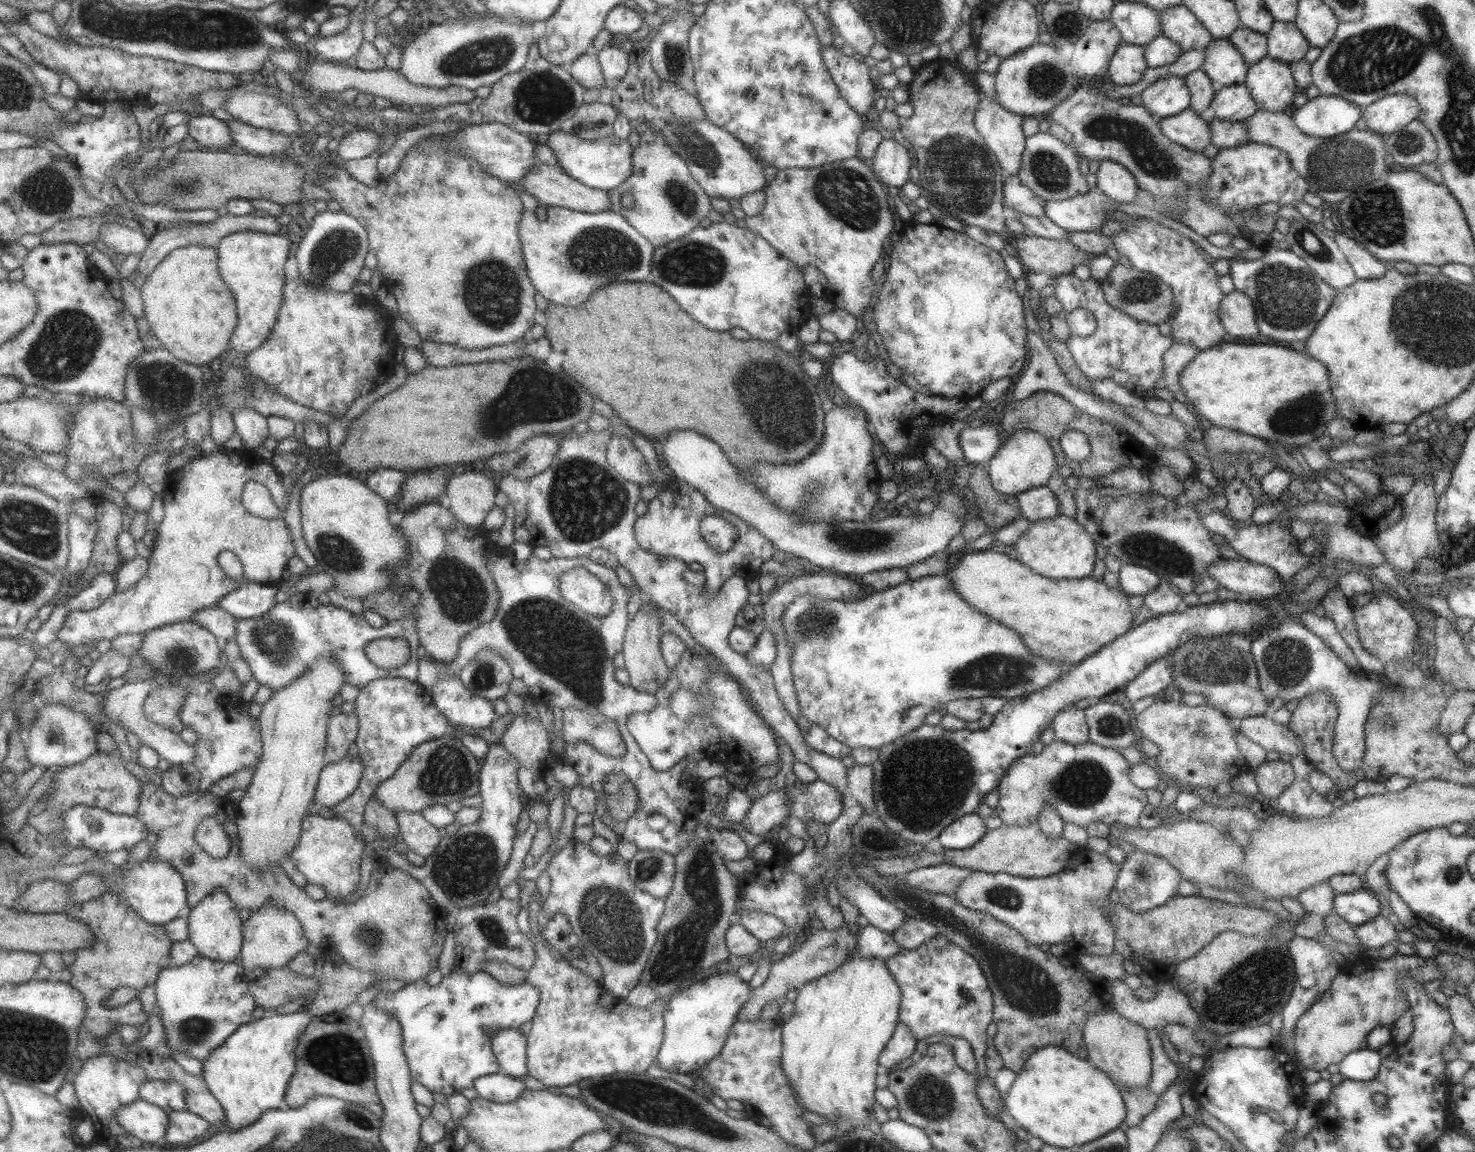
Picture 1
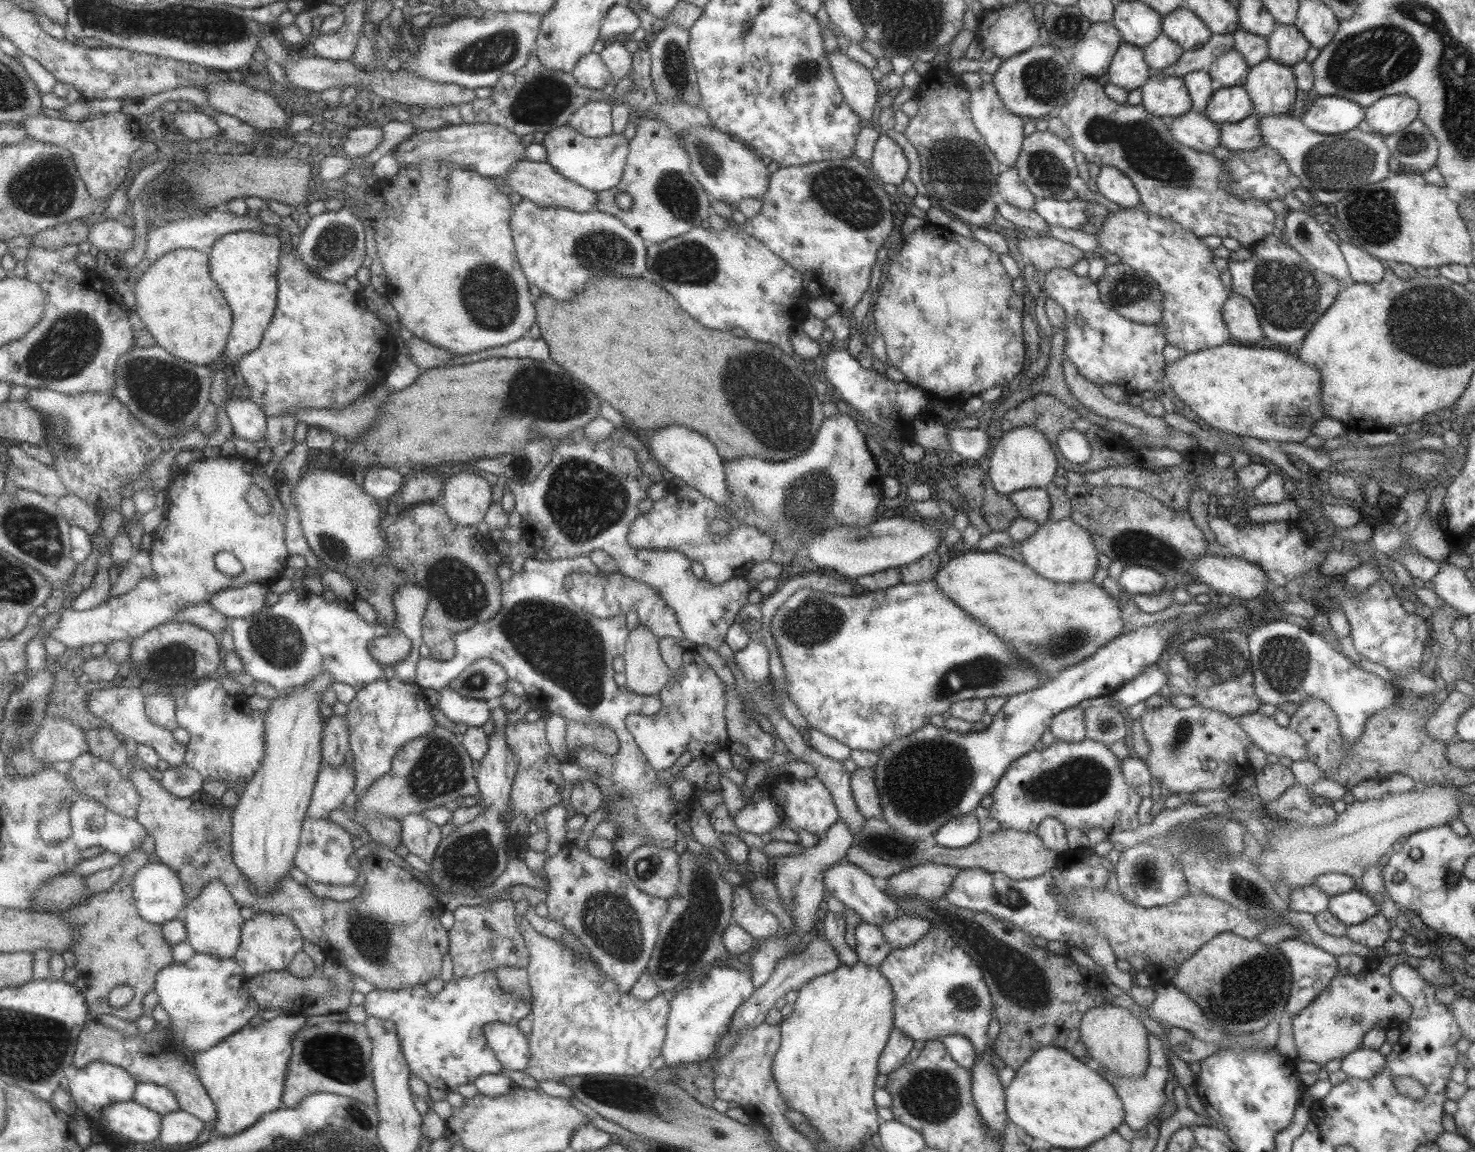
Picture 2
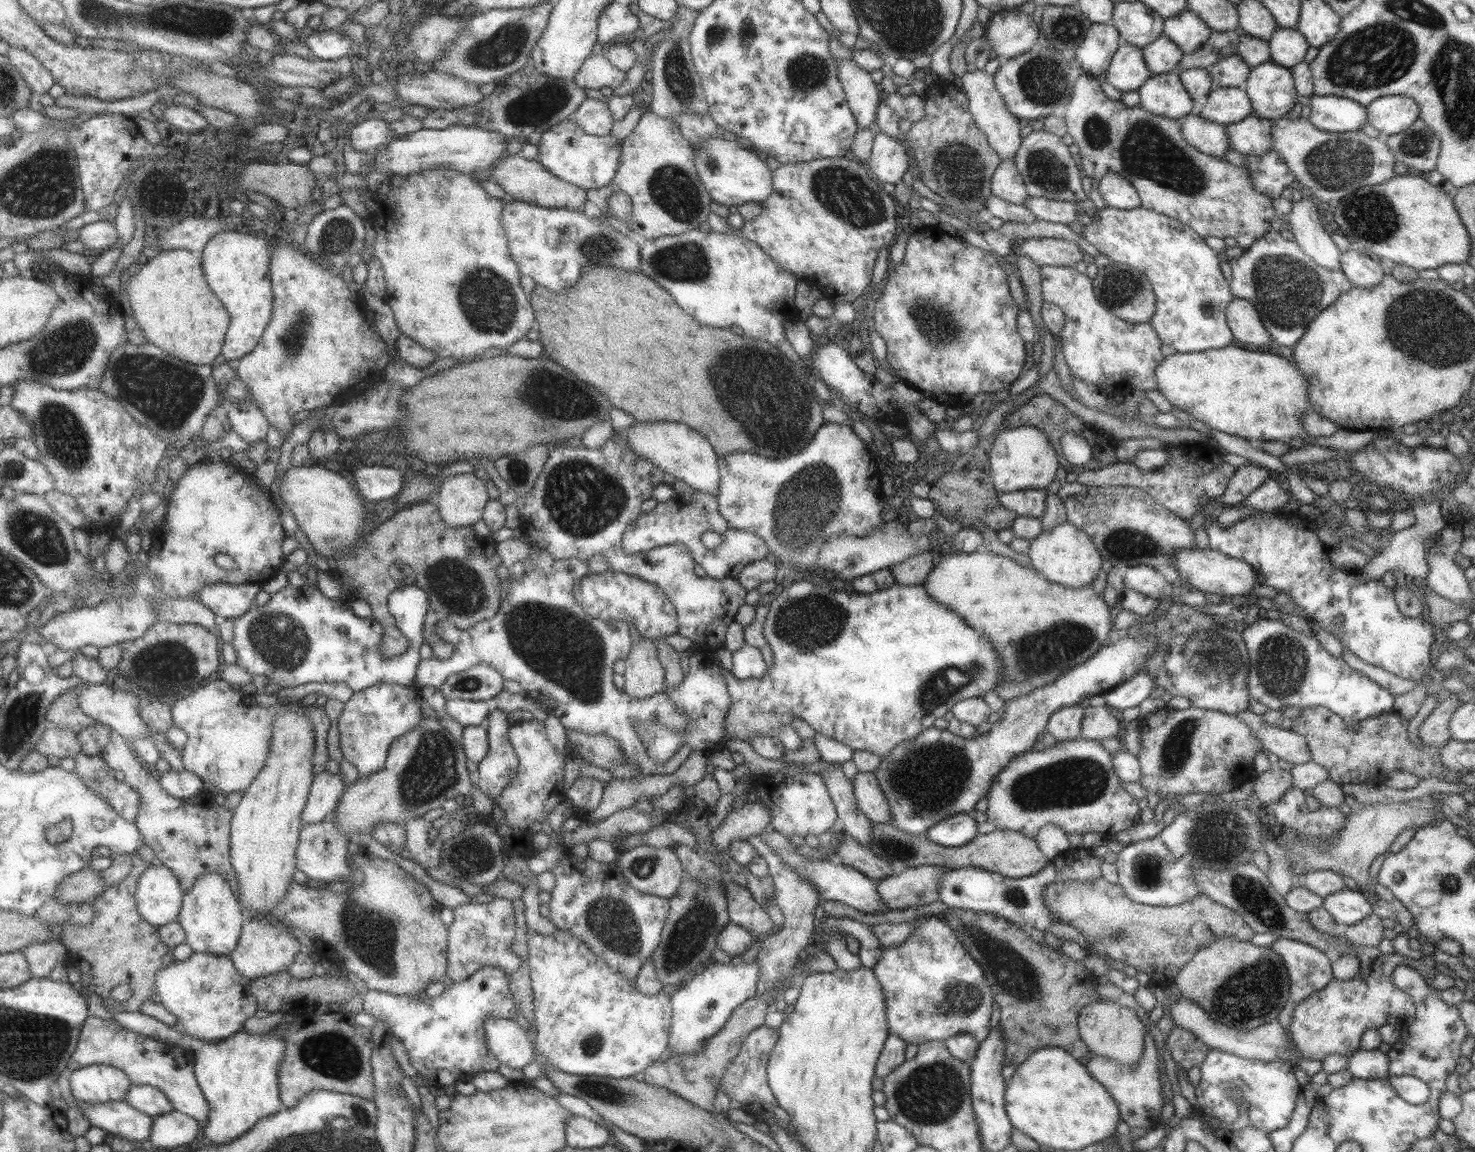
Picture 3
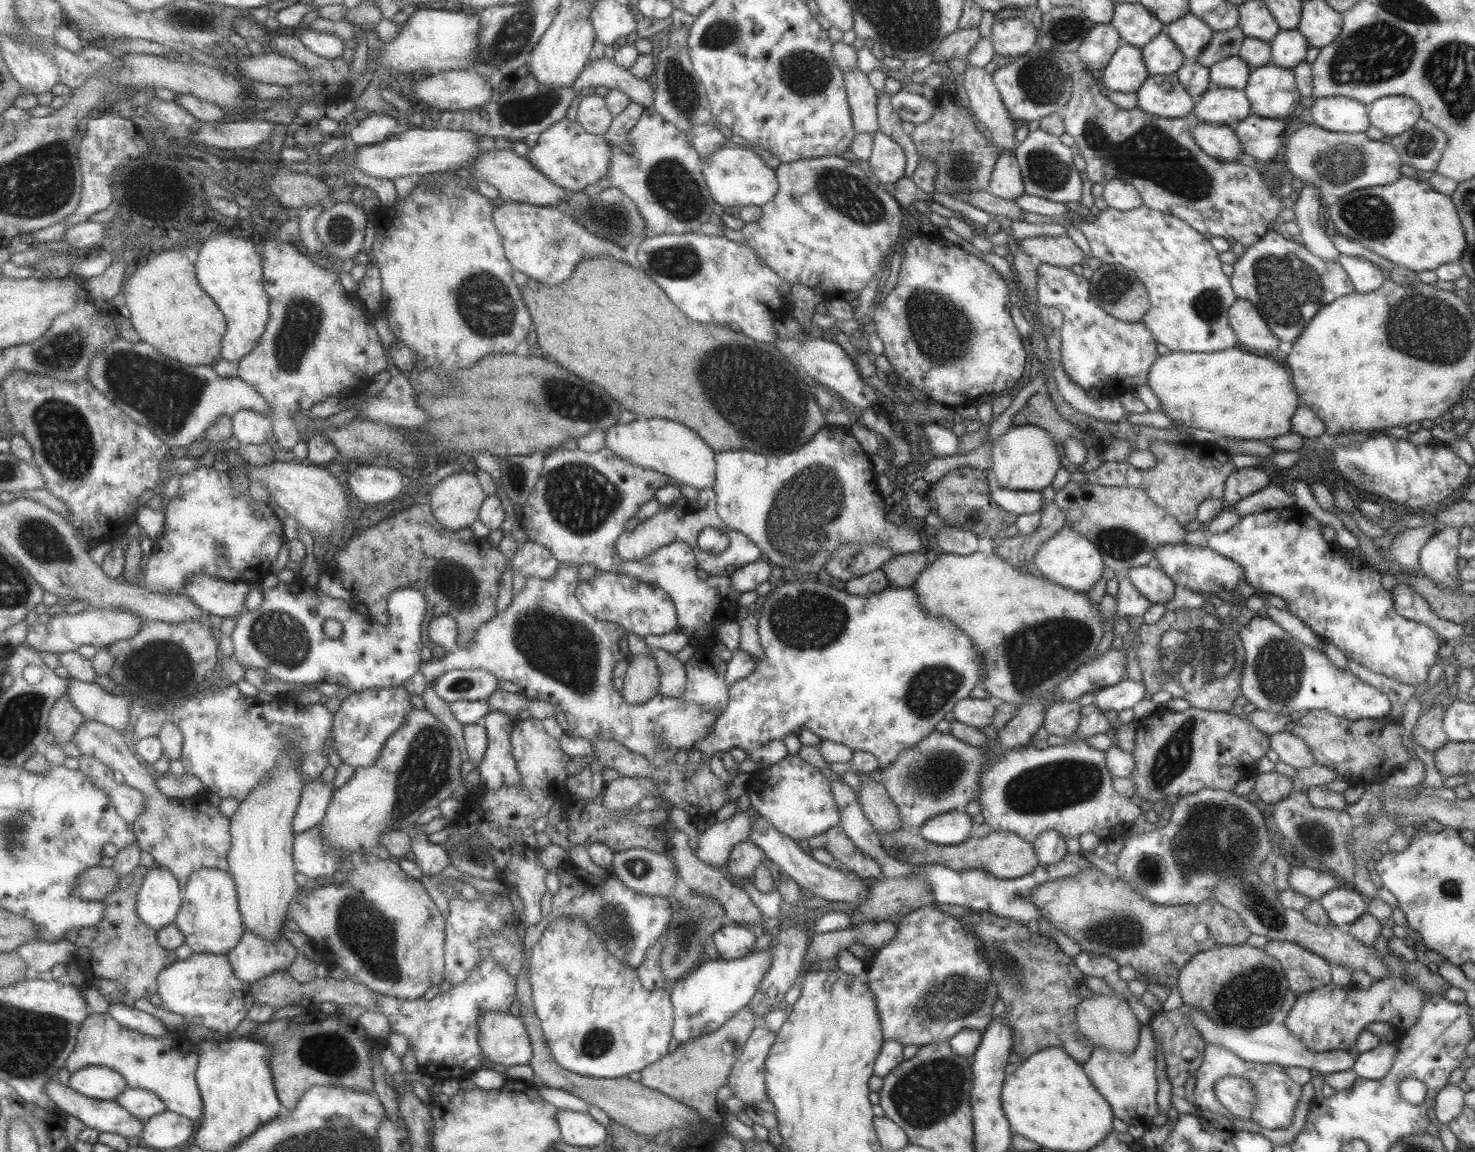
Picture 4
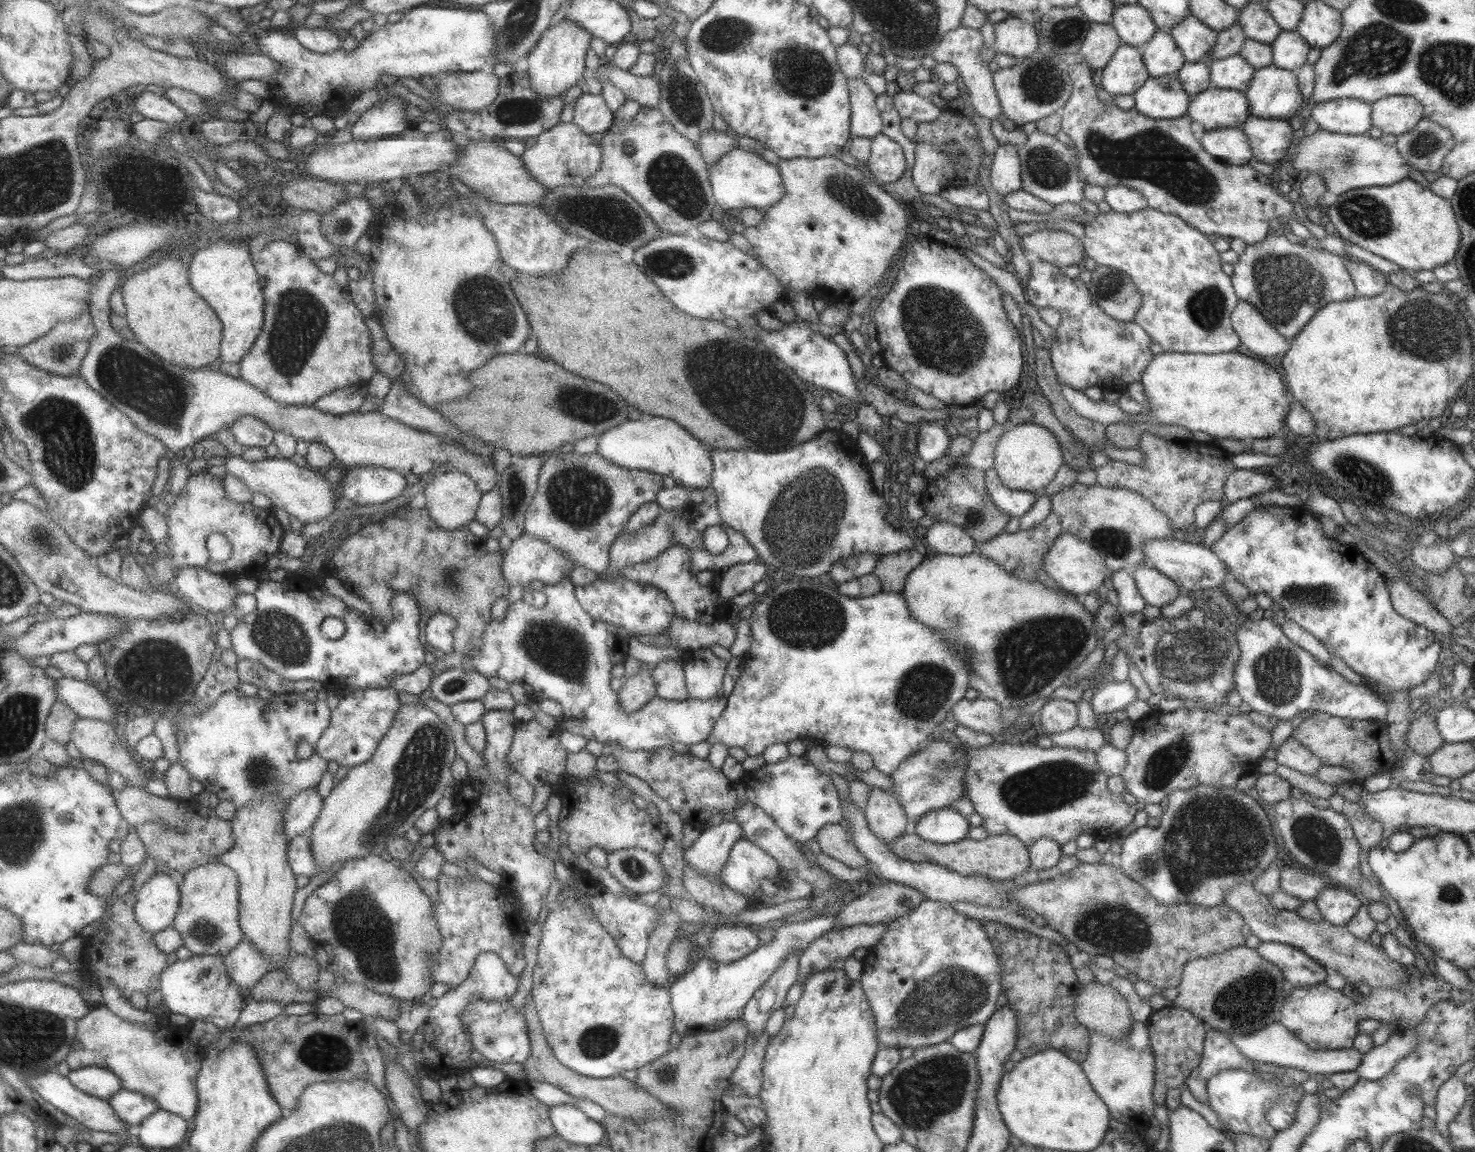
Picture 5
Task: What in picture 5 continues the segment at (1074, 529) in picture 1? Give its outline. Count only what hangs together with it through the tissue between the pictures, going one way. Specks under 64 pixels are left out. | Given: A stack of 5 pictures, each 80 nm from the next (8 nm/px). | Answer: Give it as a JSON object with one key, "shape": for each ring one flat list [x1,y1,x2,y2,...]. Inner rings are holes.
{"shape":[[1062,532,1047,549,1043,562,1043,570,1067,593,1081,598,1089,592,1102,590,1102,582,1107,574,1104,558,1085,540]]}

